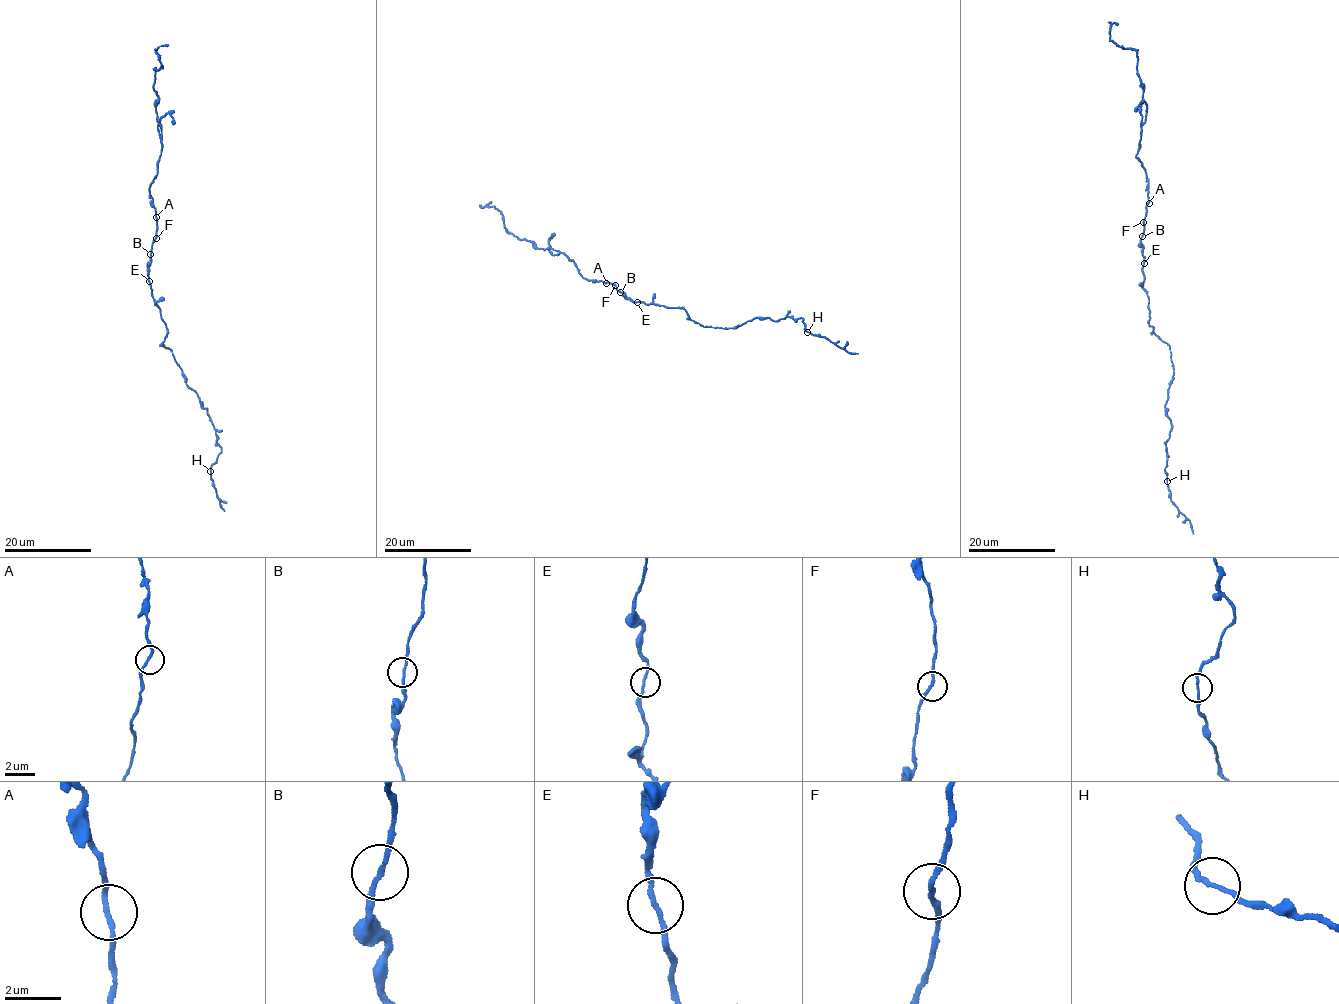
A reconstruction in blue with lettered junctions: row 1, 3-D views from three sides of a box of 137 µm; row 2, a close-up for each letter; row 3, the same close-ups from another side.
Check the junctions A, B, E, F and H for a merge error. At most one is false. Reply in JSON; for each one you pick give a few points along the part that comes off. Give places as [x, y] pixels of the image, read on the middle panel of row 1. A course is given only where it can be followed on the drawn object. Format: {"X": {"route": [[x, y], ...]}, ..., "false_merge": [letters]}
{"false_merge": []}

